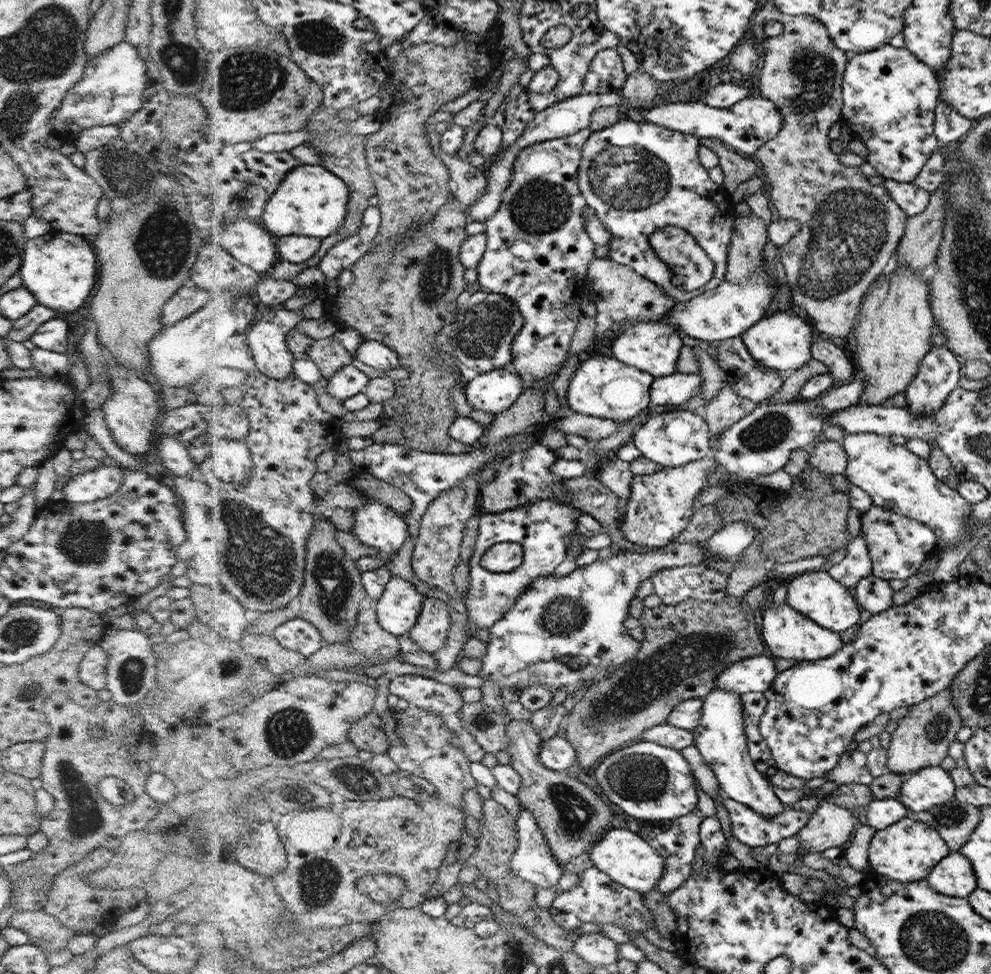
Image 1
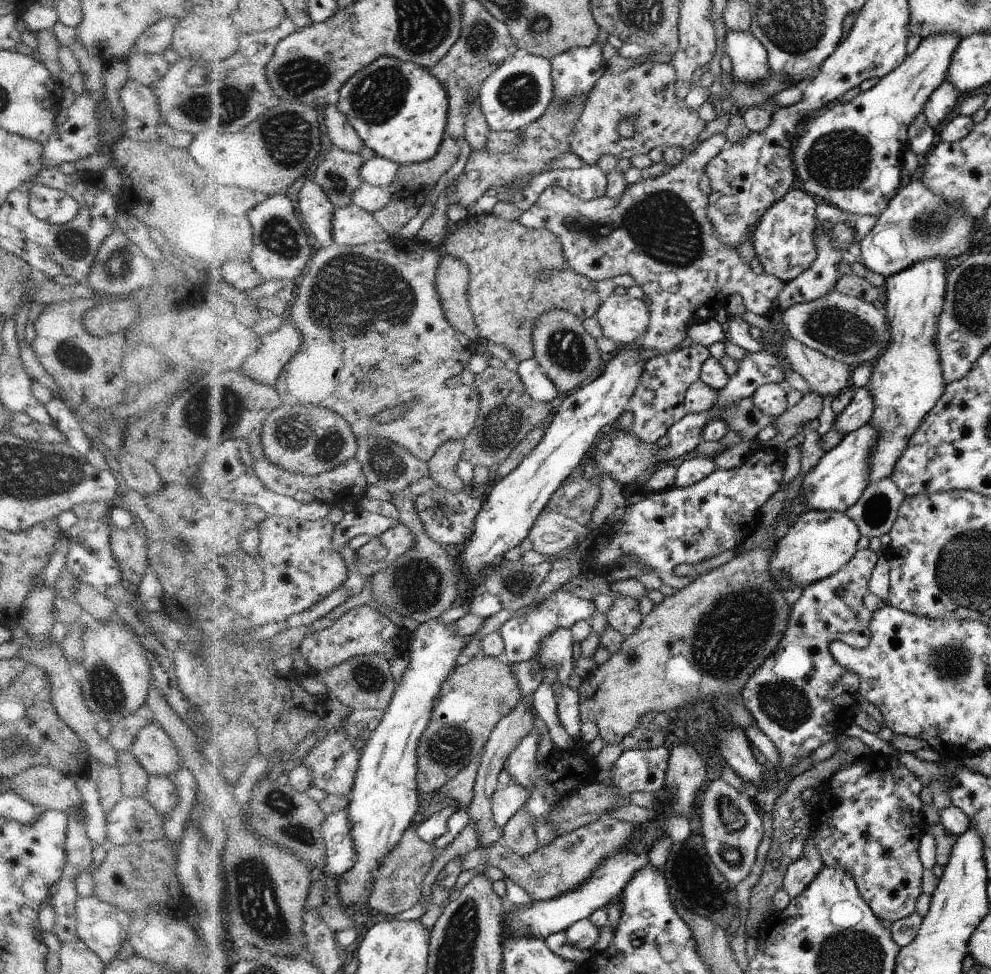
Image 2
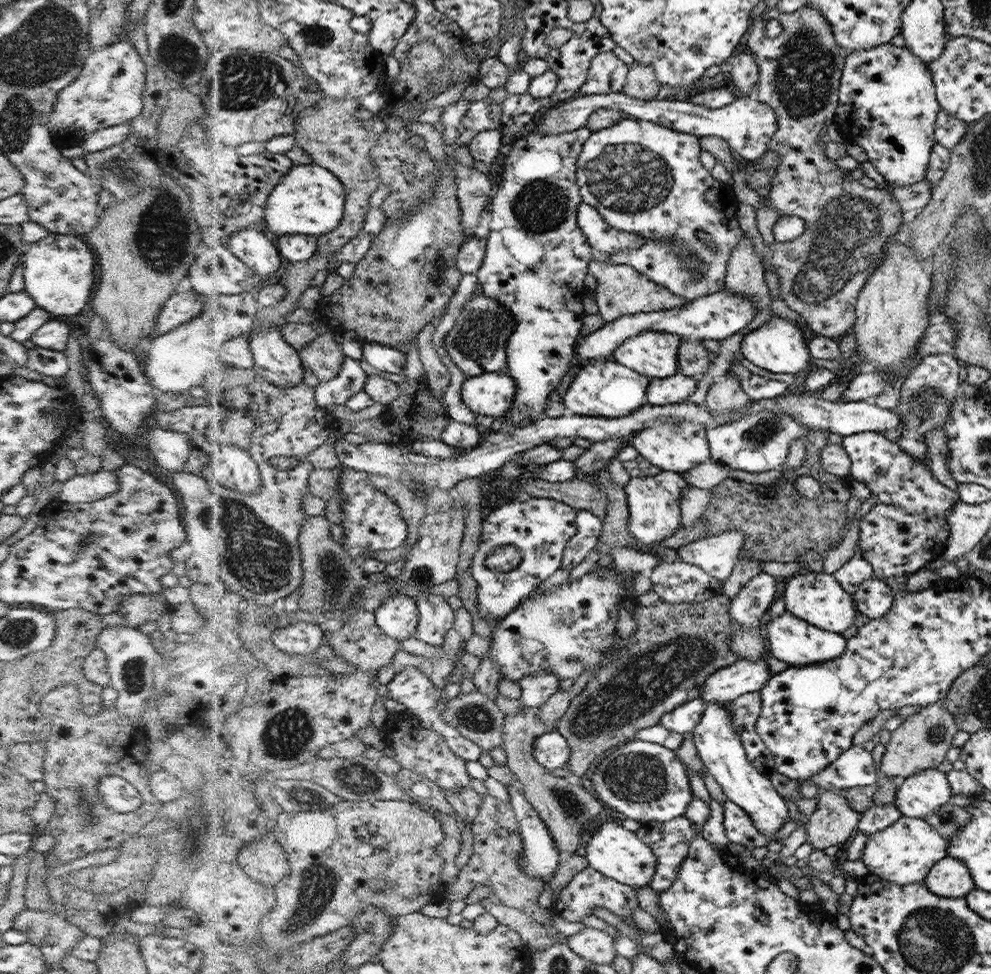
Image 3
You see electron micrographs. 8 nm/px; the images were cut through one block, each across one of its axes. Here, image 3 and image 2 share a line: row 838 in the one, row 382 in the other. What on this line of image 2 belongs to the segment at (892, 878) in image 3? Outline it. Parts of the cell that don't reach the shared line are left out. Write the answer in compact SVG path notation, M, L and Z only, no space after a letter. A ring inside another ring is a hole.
M927 259L888 277L883 311L885 318L888 319L891 346L888 345L882 350L877 355L877 360L872 362L872 374L867 384L874 403L873 416L869 424L877 427L879 431L879 437L873 446L873 453L869 456L868 484L874 484L892 476L911 438L945 392L946 382L943 377L941 354L937 347L939 319L944 310L945 294L948 292L945 264L945 259Z

